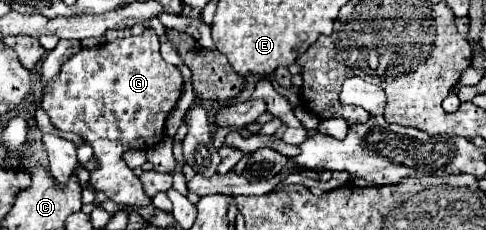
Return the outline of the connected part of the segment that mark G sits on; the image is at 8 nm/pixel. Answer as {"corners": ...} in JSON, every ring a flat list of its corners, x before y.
{"corners":[[145,28,139,36,117,38,95,50,79,50,71,56,63,64,59,78,51,82,41,108,53,126,63,132,75,132,93,146,97,160,97,168,91,170,93,188,105,192,117,204,143,208,151,204,151,198,121,156,125,150,147,150,163,140,165,120,175,108,181,88,179,70,159,54,159,36,153,28]]}

